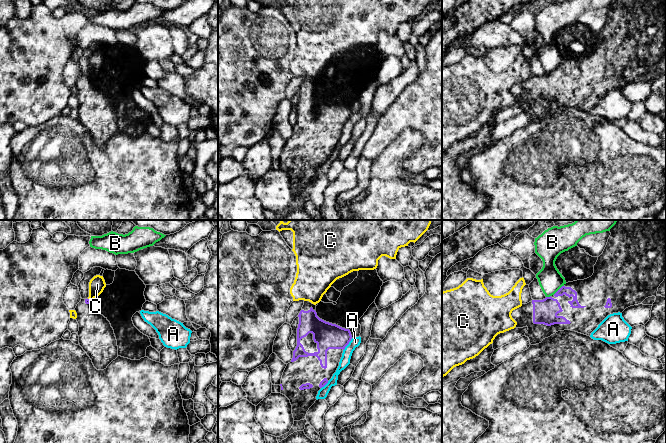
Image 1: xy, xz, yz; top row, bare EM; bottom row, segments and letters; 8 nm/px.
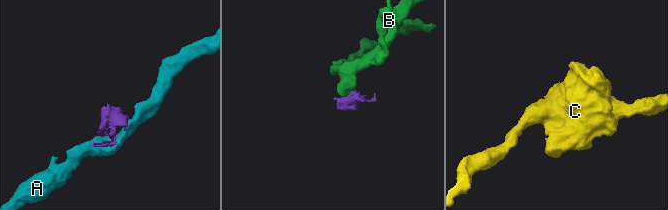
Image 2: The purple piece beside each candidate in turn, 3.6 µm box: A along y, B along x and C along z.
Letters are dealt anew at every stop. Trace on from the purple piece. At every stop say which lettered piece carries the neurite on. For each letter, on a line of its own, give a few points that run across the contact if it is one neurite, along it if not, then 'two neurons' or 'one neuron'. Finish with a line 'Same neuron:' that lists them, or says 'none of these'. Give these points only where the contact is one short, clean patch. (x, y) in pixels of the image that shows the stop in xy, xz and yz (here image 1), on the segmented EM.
A: two neurons
B: line yz (563, 285), (553, 294); two neurons
C: line xy (88, 298), (90, 301); two neurons
Same neuron: none of these

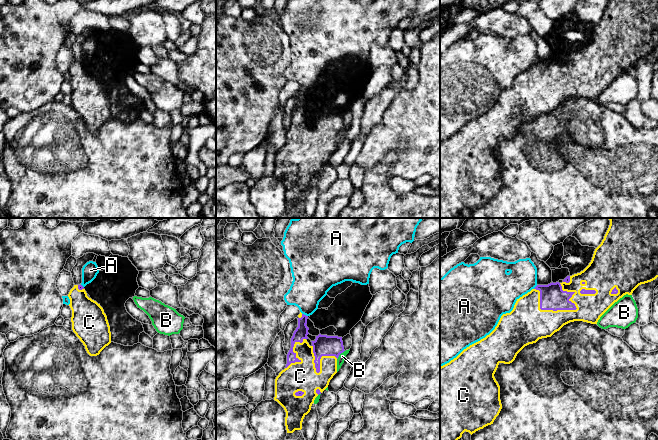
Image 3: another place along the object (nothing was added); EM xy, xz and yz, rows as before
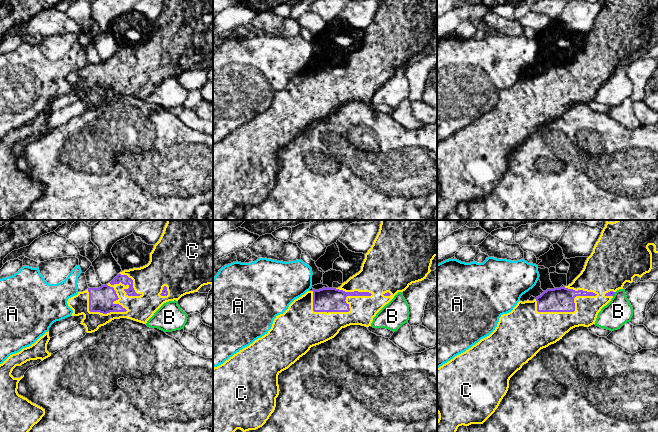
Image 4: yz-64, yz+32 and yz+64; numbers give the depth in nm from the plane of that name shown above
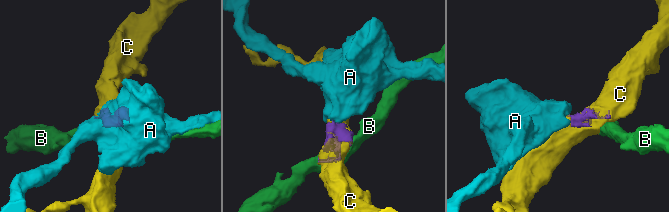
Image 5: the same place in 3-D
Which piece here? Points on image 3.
A: line xz (302, 313), (307, 316); two neurons
B: two neurons
C: one neuron
Same neuron: C

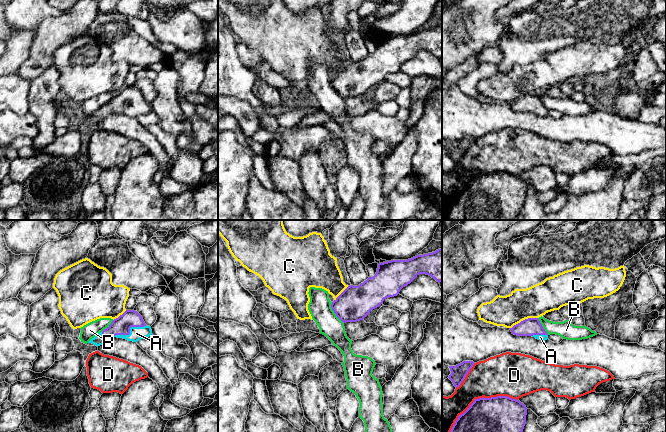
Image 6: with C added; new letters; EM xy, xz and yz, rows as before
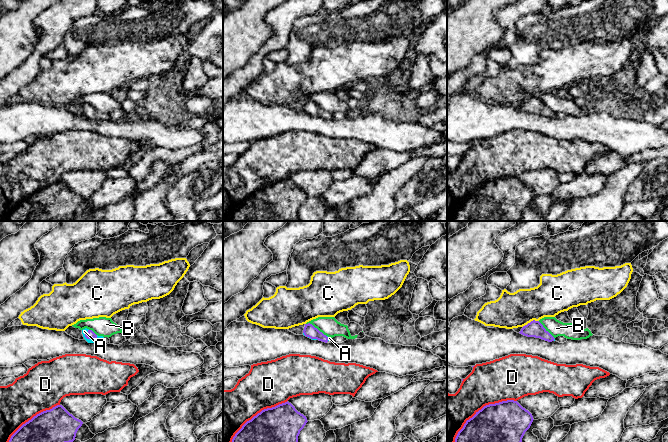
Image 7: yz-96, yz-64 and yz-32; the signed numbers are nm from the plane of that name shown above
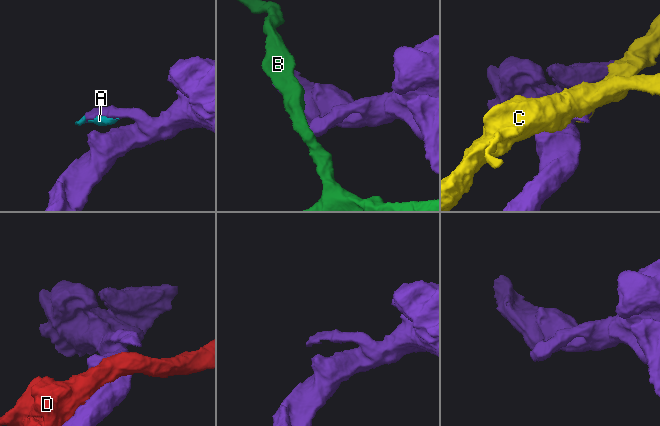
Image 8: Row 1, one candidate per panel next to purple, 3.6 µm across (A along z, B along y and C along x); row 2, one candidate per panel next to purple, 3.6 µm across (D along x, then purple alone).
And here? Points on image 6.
A: one neuron
B: line xz (331, 302), (333, 312), (343, 323); two neurons
C: two neurons
D: two neurons
Same neuron: A

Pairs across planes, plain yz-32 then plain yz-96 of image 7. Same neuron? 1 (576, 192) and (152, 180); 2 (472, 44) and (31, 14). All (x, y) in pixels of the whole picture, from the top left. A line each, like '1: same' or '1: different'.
1: different
2: same

